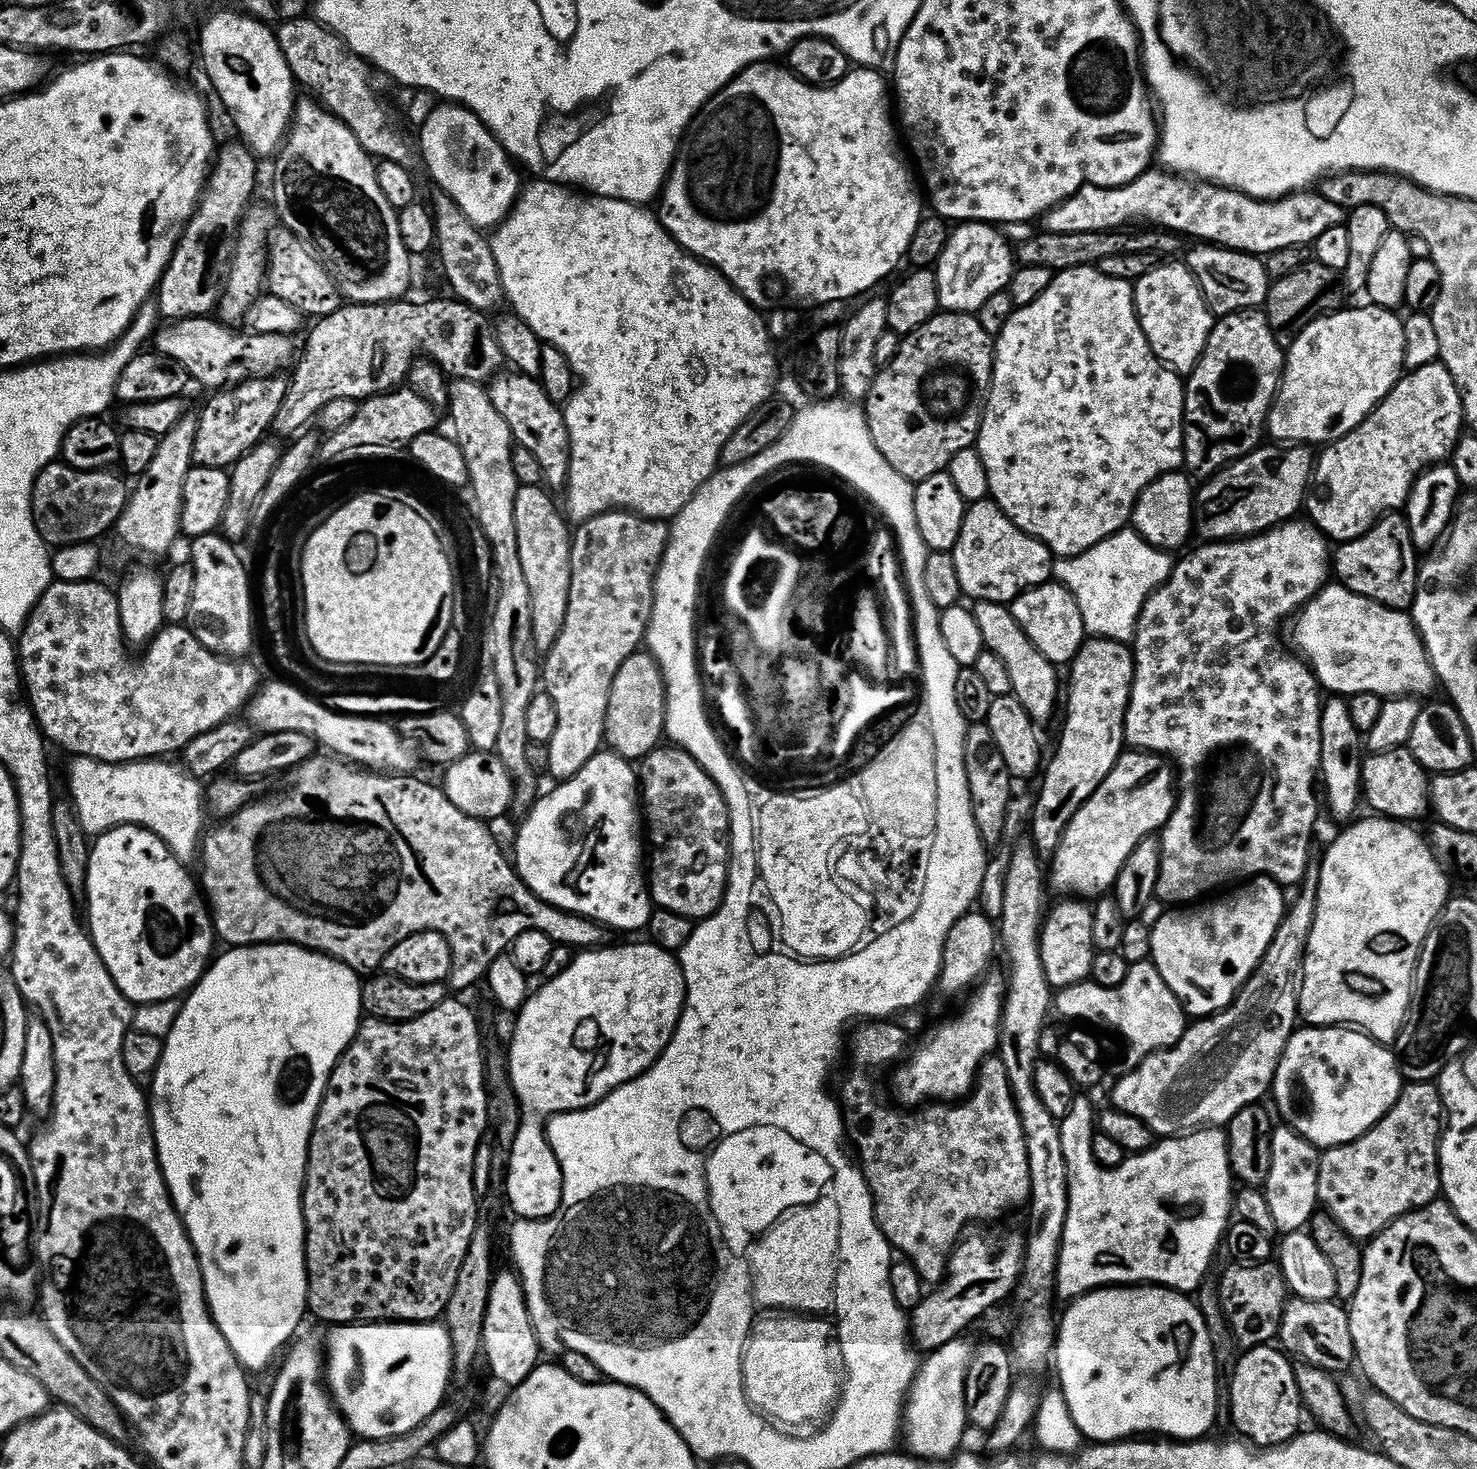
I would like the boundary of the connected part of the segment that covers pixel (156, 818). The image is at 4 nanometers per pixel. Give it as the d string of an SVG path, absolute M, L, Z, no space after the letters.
M89 756L73 757L68 768L68 793L85 835L97 836L120 824L136 824L162 838L177 856L195 855L206 817L203 783L179 763L145 758L112 764Z

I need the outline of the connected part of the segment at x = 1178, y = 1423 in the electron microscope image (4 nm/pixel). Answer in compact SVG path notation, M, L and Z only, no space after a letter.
M1109 1286L1096 1288L1076 1297L1067 1305L1068 1308L1058 1320L1056 1343L1054 1345L1054 1364L1058 1384L1072 1384L1072 1404L1068 1407L1070 1416L1088 1416L1088 1428L1092 1428L1092 1416L1116 1416L1120 1424L1124 1424L1124 1416L1128 1416L1128 1424L1140 1424L1140 1434L1159 1434L1164 1438L1191 1440L1205 1435L1204 1432L1216 1420L1216 1372L1218 1364L1212 1360L1214 1345L1208 1335L1208 1321L1205 1313L1196 1309L1196 1304L1185 1293L1163 1286Z

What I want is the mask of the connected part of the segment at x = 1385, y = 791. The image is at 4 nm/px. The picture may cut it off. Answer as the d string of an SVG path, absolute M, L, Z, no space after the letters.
M1407 747L1388 748L1383 752L1373 752L1363 757L1361 770L1362 796L1373 813L1387 816L1393 820L1405 822L1415 821L1415 816L1420 816L1430 808L1430 776L1426 769L1416 761Z

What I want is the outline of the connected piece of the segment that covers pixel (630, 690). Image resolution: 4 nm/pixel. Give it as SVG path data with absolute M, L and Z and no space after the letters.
M637 650L618 666L618 674L610 686L604 740L611 751L629 762L636 762L657 747L664 735L664 676L651 652Z

